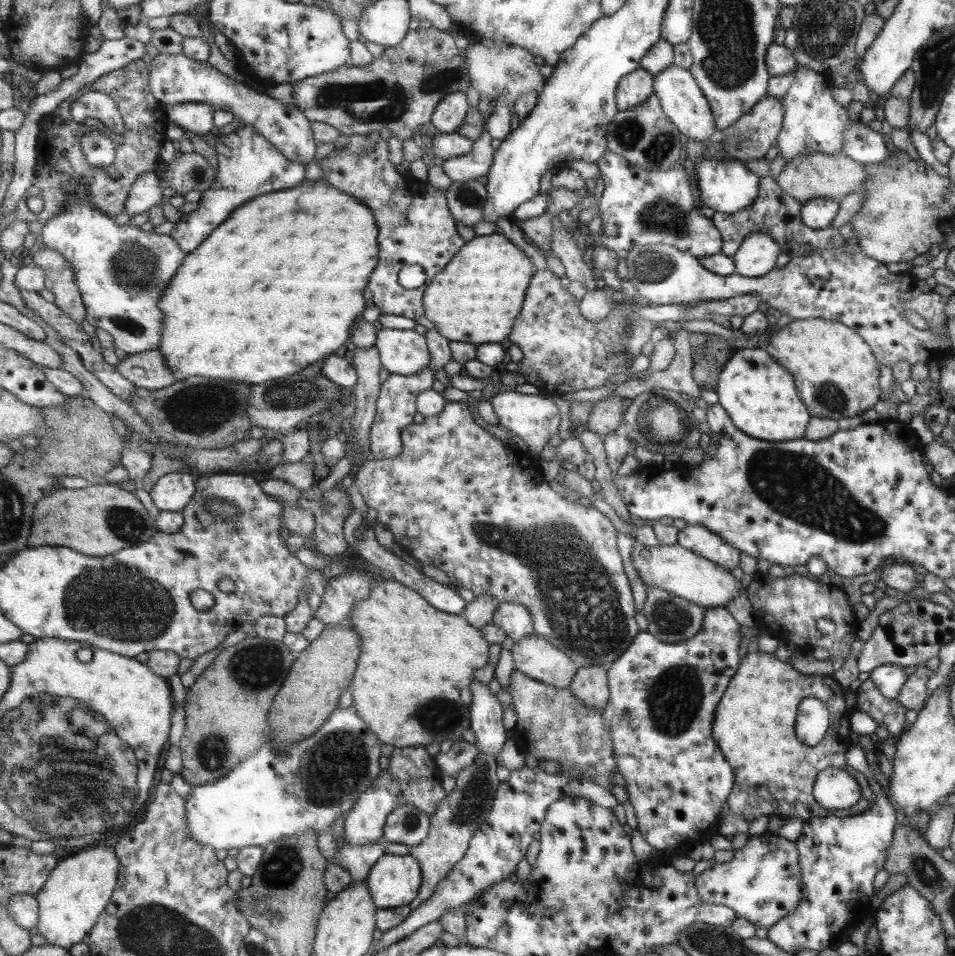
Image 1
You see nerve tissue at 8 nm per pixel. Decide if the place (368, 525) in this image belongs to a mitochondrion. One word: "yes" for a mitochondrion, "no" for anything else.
no

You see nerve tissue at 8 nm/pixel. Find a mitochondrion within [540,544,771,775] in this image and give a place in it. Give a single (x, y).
(674, 702)

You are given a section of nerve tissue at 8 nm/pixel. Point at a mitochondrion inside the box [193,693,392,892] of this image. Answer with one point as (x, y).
(338, 763)

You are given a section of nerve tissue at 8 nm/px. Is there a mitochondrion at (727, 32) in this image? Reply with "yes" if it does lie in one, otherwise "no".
yes

